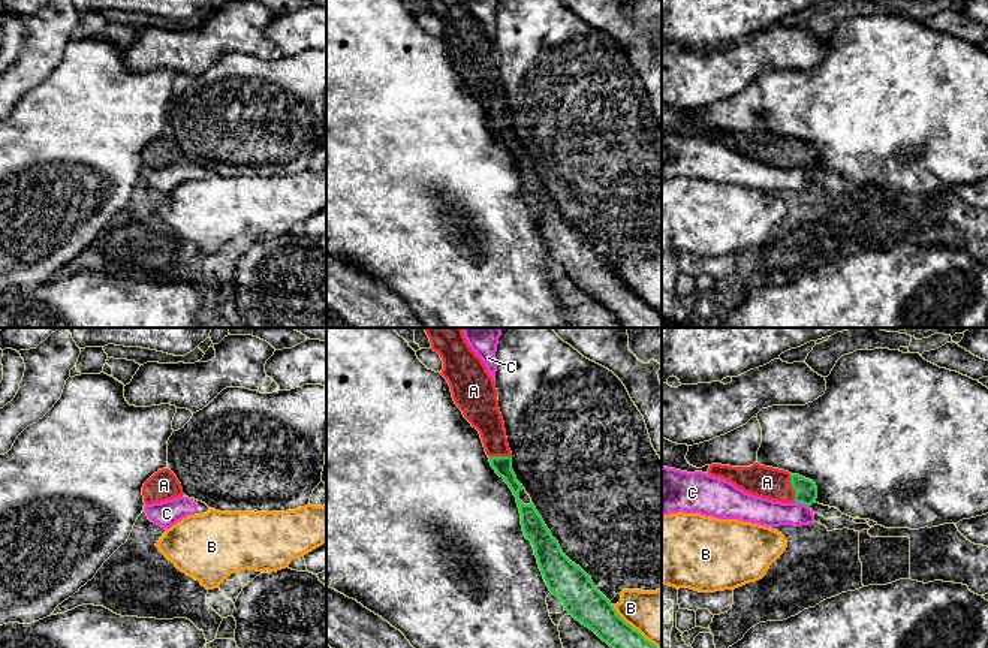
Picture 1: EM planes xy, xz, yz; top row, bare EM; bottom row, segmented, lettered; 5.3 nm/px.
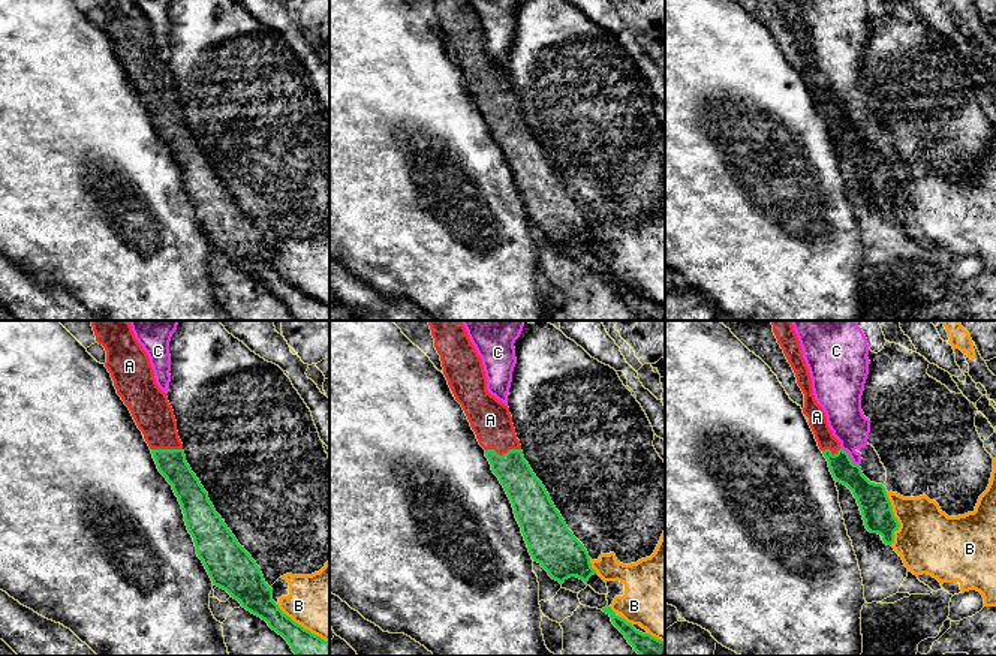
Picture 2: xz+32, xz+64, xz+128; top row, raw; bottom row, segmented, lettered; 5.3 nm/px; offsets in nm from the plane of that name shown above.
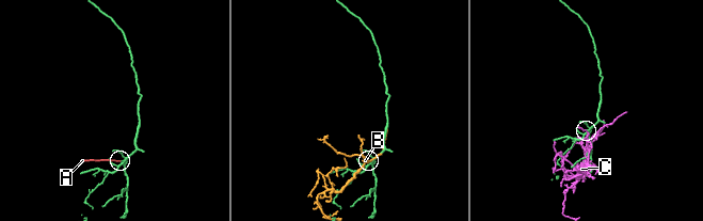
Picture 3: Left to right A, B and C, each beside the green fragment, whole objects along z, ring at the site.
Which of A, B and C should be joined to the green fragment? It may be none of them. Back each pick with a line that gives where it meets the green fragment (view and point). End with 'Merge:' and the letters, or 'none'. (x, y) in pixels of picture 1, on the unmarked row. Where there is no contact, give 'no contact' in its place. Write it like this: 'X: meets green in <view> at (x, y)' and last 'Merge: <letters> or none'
A: meets green in yz at (792, 151)
Merge: A

